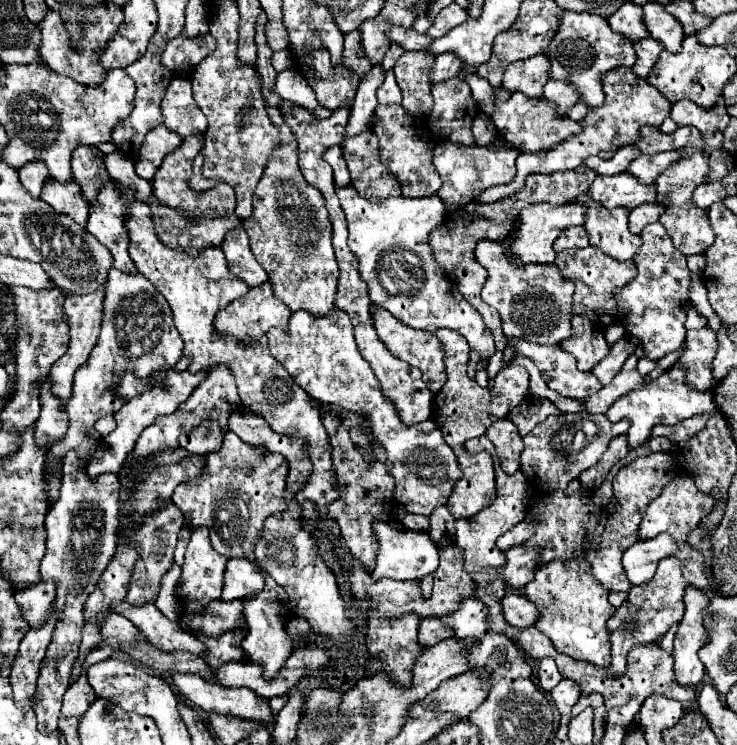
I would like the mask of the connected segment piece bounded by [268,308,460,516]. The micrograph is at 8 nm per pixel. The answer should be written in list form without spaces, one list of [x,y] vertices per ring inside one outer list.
[[[332,308],[324,316],[308,314],[304,310],[292,312],[288,330],[268,330],[270,354],[288,370],[296,384],[310,394],[310,398],[322,404],[336,404],[344,410],[358,412],[370,418],[374,440],[386,450],[386,466],[396,480],[394,500],[406,506],[410,514],[432,514],[432,510],[446,506],[452,486],[460,480],[460,466],[452,448],[444,442],[440,428],[432,420],[420,422],[420,426],[406,428],[394,404],[384,398],[380,382],[376,380],[370,364],[360,356],[354,330],[348,314],[340,308]]]

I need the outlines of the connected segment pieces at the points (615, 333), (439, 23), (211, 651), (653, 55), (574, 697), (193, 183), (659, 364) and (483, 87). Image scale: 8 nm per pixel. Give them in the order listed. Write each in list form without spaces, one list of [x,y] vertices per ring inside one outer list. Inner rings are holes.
[[[612,324],[612,326],[608,326],[608,328],[606,328],[606,332],[604,332],[606,342],[608,342],[610,346],[612,346],[614,342],[618,342],[624,334],[626,334],[626,330],[624,330],[620,324]]]
[[[446,6],[444,10],[440,10],[440,14],[436,16],[434,24],[430,26],[428,36],[440,38],[440,36],[448,34],[448,30],[452,30],[452,28],[458,26],[460,22],[464,22],[464,18],[468,18],[468,14],[466,14],[464,8],[460,8],[460,10],[448,10],[448,6]]]
[[[222,634],[220,638],[200,638],[206,644],[206,664],[210,664],[214,670],[220,668],[226,662],[232,660],[244,660],[244,652],[236,646],[232,646],[234,634]]]
[[[646,38],[646,40],[638,40],[634,42],[634,50],[636,50],[636,64],[632,66],[632,72],[640,78],[646,78],[652,70],[652,66],[656,64],[660,52],[664,50],[664,46],[660,46],[660,42],[656,42],[654,38]]]
[[[564,680],[550,692],[550,696],[552,696],[556,708],[560,710],[560,714],[570,714],[572,706],[580,698],[580,686],[576,686],[576,682],[572,682],[572,680]]]
[[[200,154],[196,160],[194,160],[194,176],[192,176],[192,180],[190,180],[190,188],[194,188],[194,190],[208,190],[208,188],[212,188],[212,186],[216,186],[216,184],[220,184],[222,180],[206,180],[204,176],[202,176],[202,162],[204,162],[204,156]]]
[[[678,350],[678,352],[672,352],[672,354],[668,354],[668,356],[660,358],[660,360],[656,360],[656,368],[650,372],[650,376],[652,376],[652,378],[660,376],[664,370],[668,370],[668,368],[676,362],[676,358],[680,358],[680,350]]]
[[[476,74],[466,76],[466,82],[472,88],[474,100],[480,104],[480,110],[484,110],[488,116],[494,114],[494,96],[492,96],[492,86],[488,84],[486,78],[478,78]]]

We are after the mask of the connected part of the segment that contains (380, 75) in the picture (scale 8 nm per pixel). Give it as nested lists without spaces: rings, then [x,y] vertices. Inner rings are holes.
[[[378,62],[368,72],[368,78],[364,78],[364,82],[360,82],[358,92],[356,92],[356,98],[354,98],[354,104],[352,104],[352,112],[350,112],[350,120],[348,120],[344,138],[356,136],[356,134],[360,134],[360,132],[364,132],[364,130],[370,128],[368,122],[370,122],[376,106],[378,106],[376,90],[384,82],[384,76],[386,74],[382,70],[382,64]]]

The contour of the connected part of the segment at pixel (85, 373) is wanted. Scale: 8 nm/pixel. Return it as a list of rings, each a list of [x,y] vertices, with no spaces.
[[[112,268],[106,282],[104,322],[100,326],[100,338],[88,362],[74,374],[72,398],[68,400],[68,406],[64,406],[70,418],[70,426],[66,436],[48,452],[48,460],[44,466],[46,472],[68,450],[76,450],[82,460],[88,460],[88,456],[96,450],[96,446],[100,444],[100,434],[94,430],[94,422],[102,416],[118,412],[124,404],[124,398],[116,398],[116,394],[112,394],[112,386],[120,382],[120,374],[124,374],[124,370],[136,374],[136,378],[146,378],[154,370],[176,366],[180,356],[182,338],[174,326],[172,310],[166,298],[142,274],[132,276]]]

